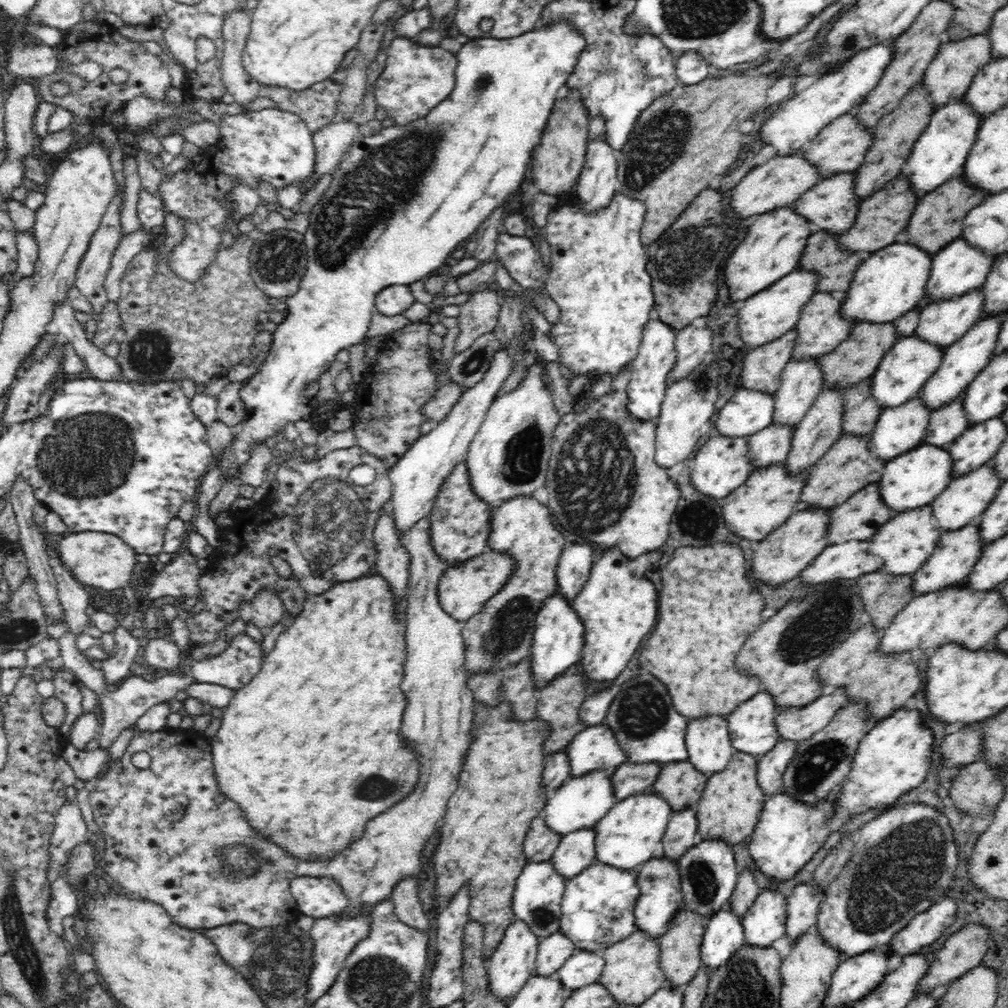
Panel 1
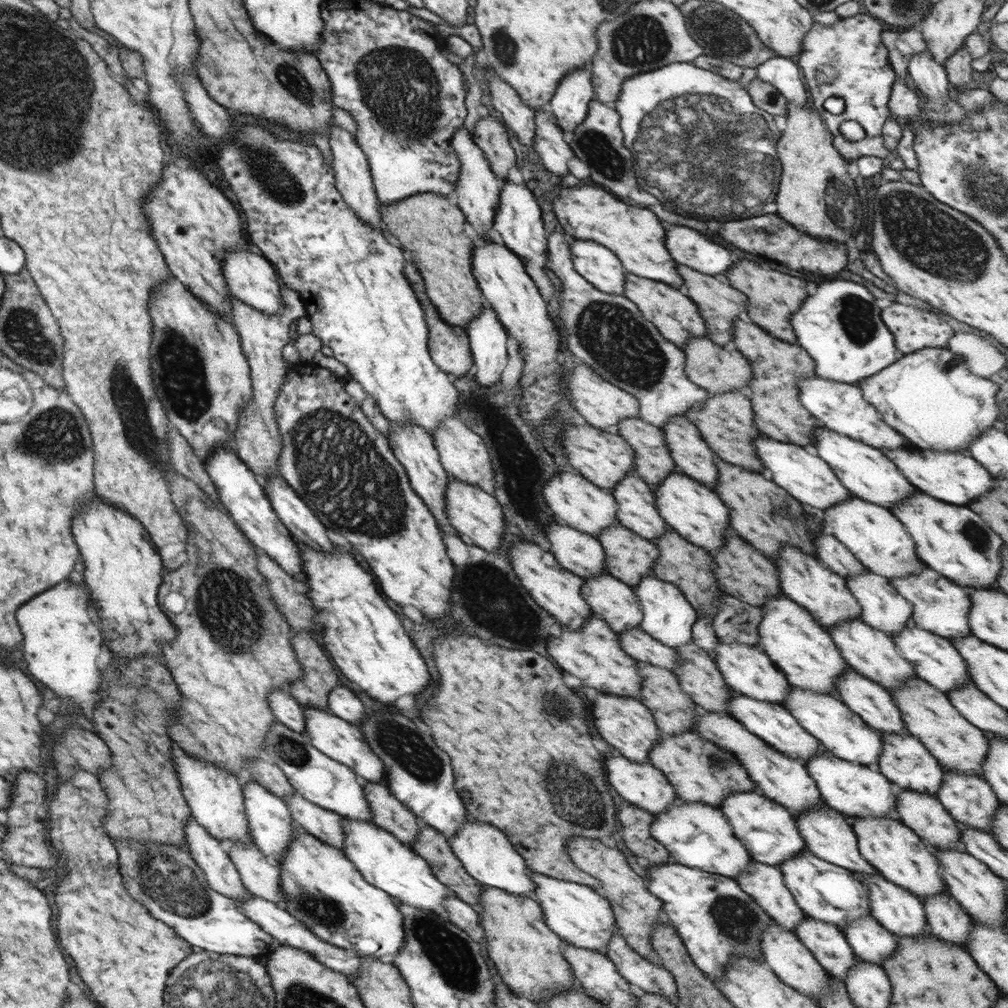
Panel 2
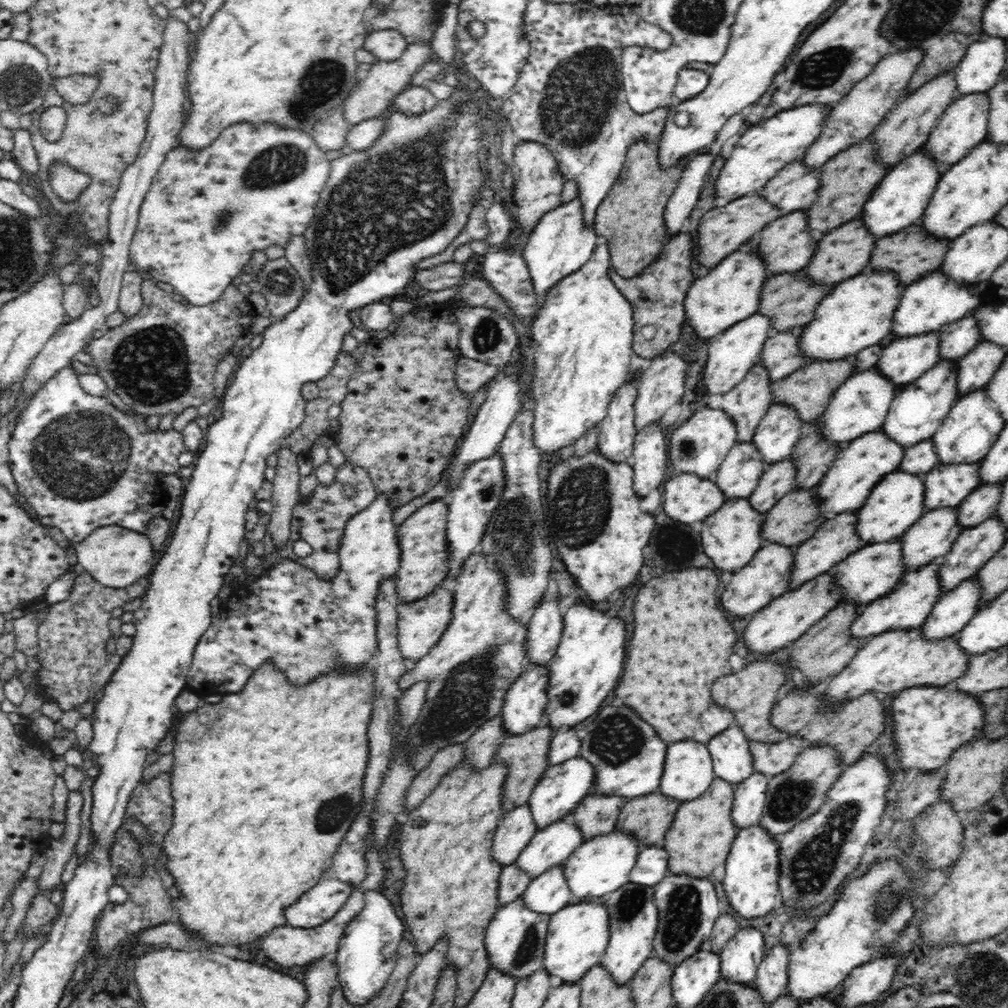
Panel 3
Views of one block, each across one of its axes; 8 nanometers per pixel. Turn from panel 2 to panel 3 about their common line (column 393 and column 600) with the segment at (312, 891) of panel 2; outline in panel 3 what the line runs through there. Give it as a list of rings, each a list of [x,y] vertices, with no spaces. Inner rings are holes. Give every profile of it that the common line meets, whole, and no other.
[[[603,898],[596,901],[571,903],[550,915],[544,944],[544,965],[555,983],[578,983],[606,954],[610,940],[610,915]]]

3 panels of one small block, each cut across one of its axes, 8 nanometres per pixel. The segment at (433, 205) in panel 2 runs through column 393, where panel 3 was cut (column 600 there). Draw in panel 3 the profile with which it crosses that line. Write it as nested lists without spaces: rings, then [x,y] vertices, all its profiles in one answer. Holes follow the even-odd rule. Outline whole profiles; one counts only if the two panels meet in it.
[[[640,139],[631,145],[619,177],[612,185],[608,196],[598,206],[593,222],[596,236],[606,238],[612,267],[624,278],[639,275],[658,258],[666,240],[666,204],[674,188],[678,186],[686,164],[690,159],[707,152],[706,149],[702,149],[689,158],[680,159],[674,166],[662,167],[658,159],[660,155],[657,142],[648,143]]]

